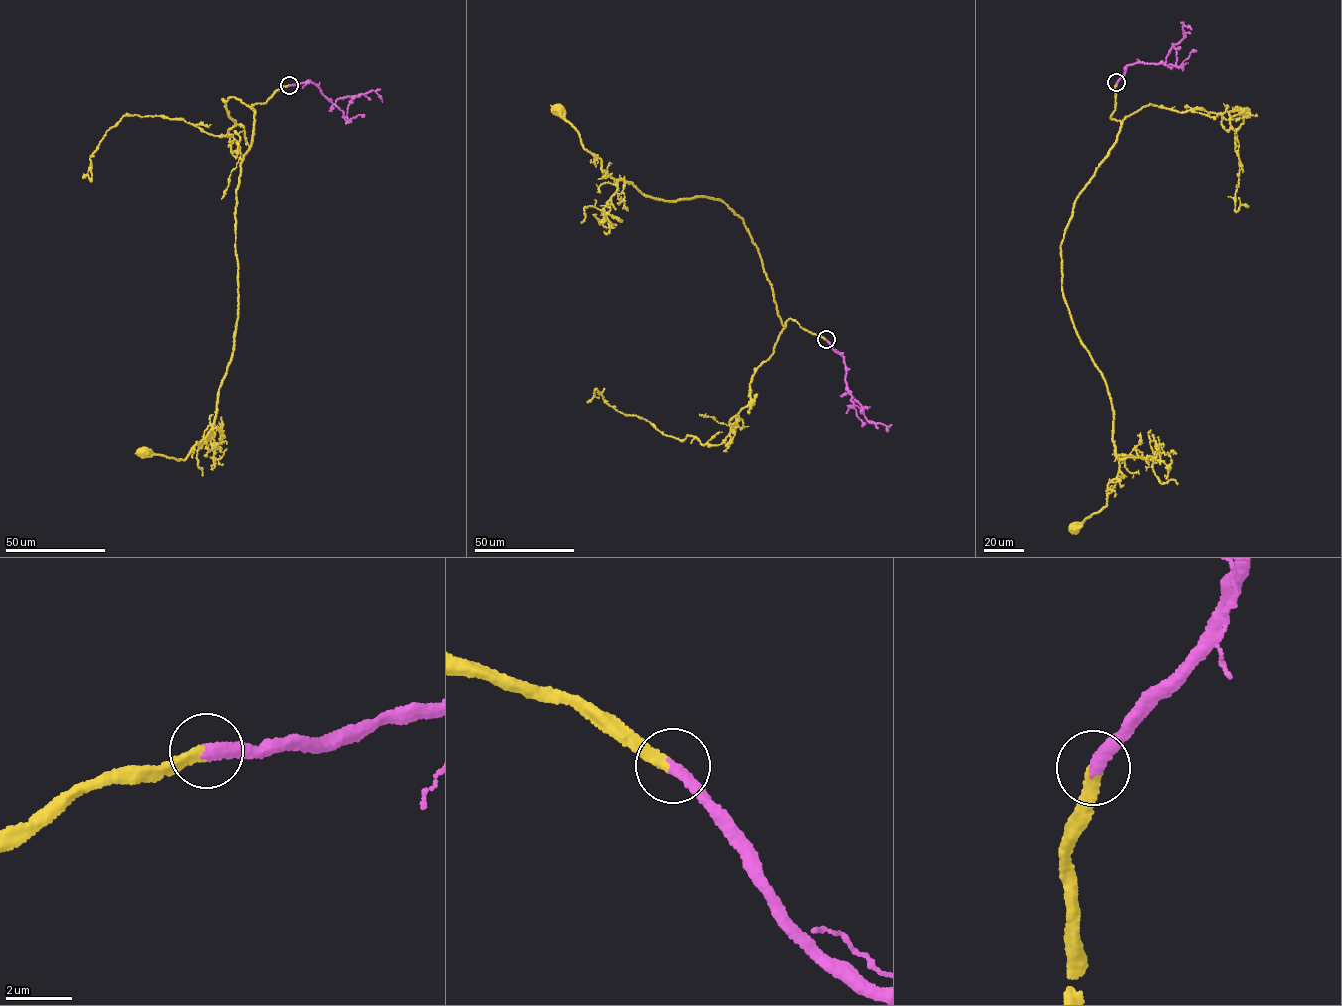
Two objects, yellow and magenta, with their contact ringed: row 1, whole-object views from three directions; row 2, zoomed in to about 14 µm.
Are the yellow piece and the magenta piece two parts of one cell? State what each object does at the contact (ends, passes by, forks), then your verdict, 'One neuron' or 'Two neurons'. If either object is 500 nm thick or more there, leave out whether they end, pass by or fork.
At the ring yellow ends. At the ring magenta ends. One neuron

